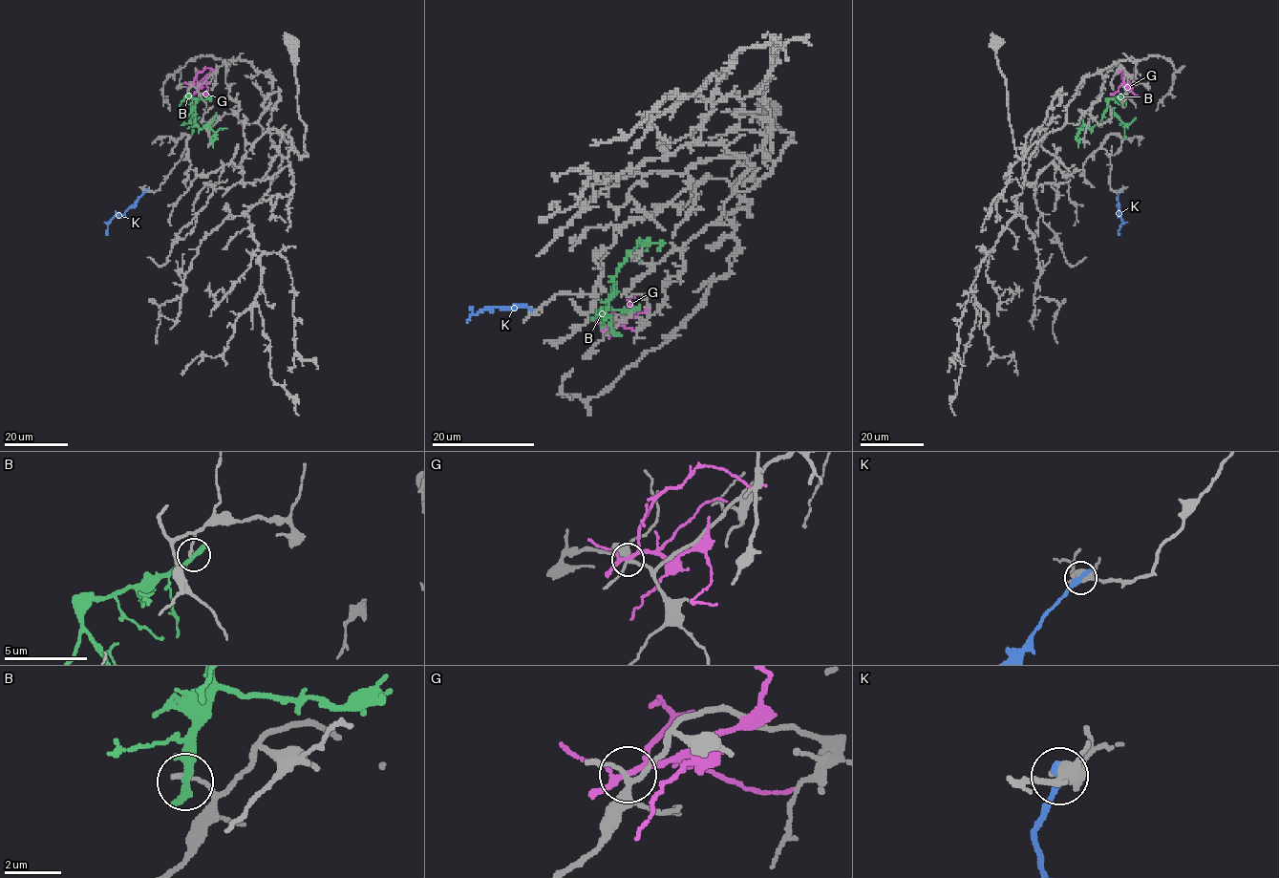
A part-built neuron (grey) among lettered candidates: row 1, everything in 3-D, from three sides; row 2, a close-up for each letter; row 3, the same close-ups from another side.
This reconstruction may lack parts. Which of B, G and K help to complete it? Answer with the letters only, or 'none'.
none

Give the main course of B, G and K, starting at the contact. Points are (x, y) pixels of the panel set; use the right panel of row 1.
B: (1129, 90), (1109, 99), (1100, 121), (1091, 128), (1082, 125), (1078, 133), (1076, 128), (1082, 129)
G: (1129, 85), (1121, 69), (1118, 71)
K: (1119, 190), (1117, 198), (1118, 216), (1123, 222), (1119, 235)

